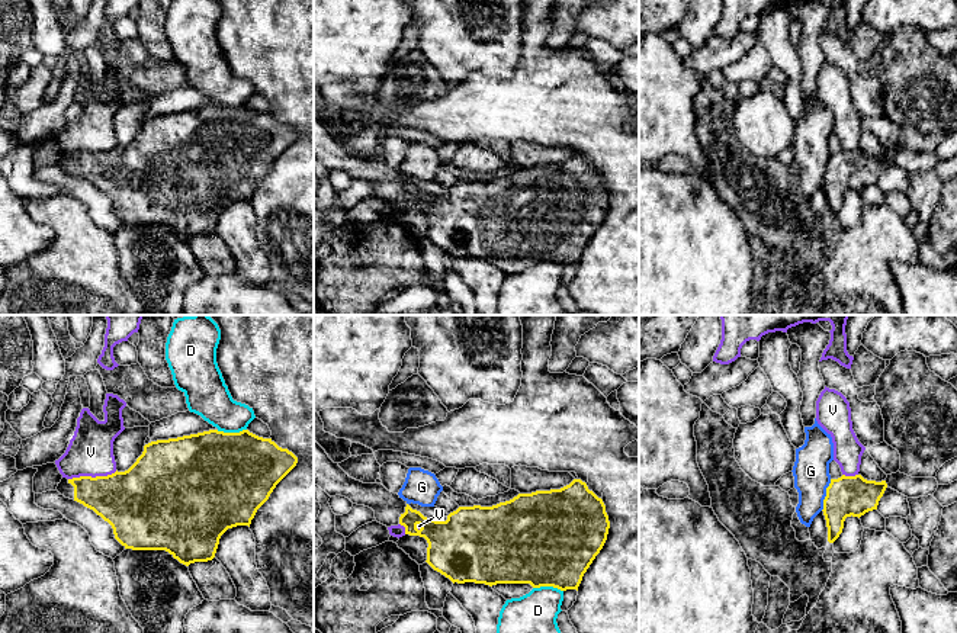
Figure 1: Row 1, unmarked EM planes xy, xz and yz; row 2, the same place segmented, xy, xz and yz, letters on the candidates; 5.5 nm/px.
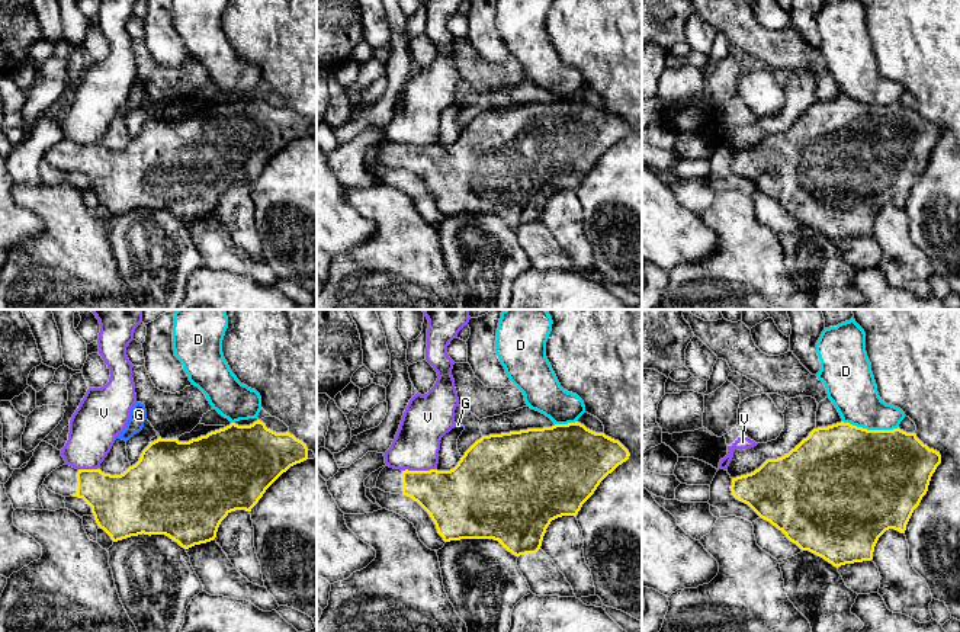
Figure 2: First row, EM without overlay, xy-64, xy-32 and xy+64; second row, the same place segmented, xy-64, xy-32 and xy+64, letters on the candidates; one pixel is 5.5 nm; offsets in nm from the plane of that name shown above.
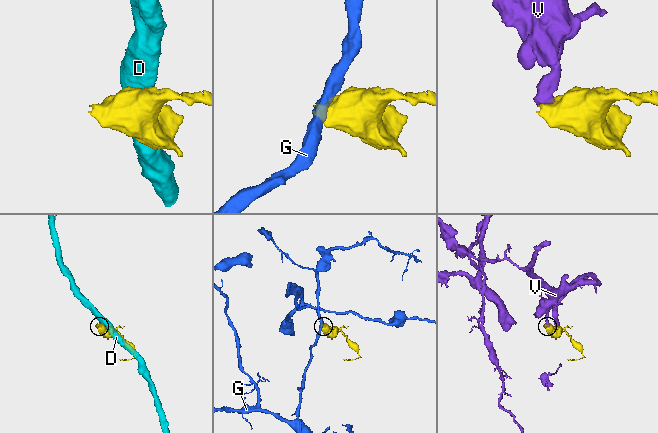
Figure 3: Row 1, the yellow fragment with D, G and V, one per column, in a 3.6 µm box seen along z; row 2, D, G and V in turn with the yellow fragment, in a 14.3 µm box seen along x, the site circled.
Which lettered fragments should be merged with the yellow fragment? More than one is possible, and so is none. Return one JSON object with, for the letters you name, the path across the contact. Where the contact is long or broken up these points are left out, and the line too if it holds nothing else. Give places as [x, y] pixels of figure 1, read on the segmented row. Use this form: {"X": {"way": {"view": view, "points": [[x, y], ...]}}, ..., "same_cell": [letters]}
{"same_cell": []}

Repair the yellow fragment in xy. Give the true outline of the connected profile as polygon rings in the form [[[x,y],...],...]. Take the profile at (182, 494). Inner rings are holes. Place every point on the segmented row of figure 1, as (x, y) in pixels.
[[[209,430],[151,441],[128,470],[96,478],[62,478],[57,491],[107,521],[125,549],[166,550],[189,566],[212,560],[228,528],[250,527],[257,510],[296,463],[298,457],[272,438],[248,430]]]

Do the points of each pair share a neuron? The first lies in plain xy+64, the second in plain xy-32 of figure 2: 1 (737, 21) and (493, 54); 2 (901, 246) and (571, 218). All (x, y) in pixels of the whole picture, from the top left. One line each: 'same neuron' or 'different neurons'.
1: different neurons
2: same neuron

